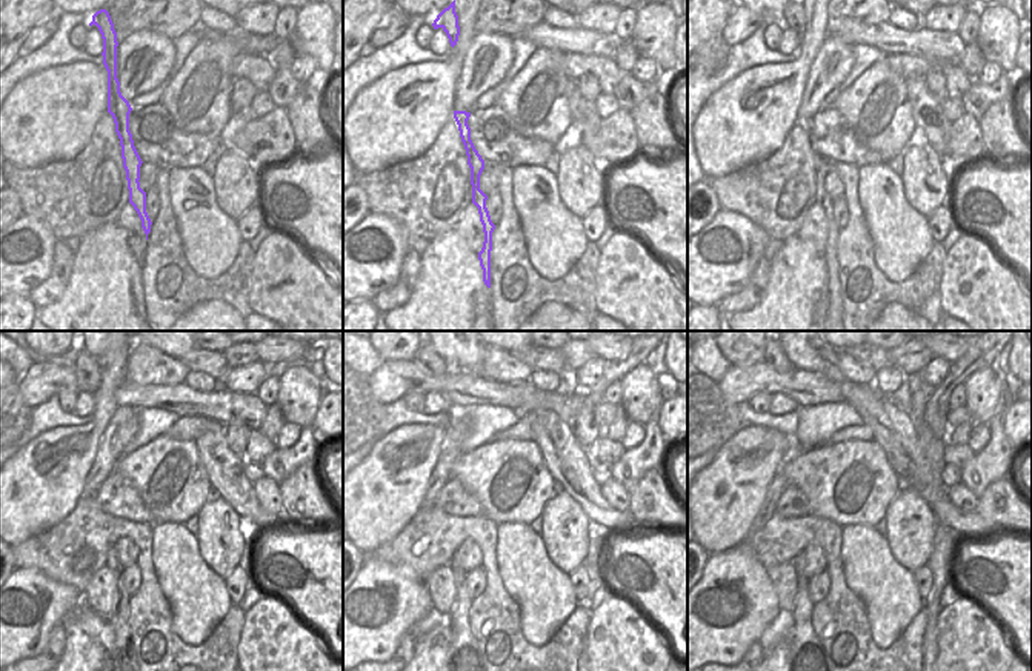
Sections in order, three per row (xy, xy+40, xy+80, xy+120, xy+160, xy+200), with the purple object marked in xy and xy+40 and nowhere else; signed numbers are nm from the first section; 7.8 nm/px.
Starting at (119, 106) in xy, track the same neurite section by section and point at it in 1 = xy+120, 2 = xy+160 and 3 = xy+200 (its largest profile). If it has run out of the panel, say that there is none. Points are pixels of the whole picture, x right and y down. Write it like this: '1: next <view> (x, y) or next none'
1: next xy+120 (117, 617)
2: next xy+160 (463, 644)
3: next xy+200 (805, 644)

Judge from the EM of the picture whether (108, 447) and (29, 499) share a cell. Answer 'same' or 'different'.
different

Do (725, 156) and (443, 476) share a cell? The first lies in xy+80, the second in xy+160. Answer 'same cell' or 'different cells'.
different cells

